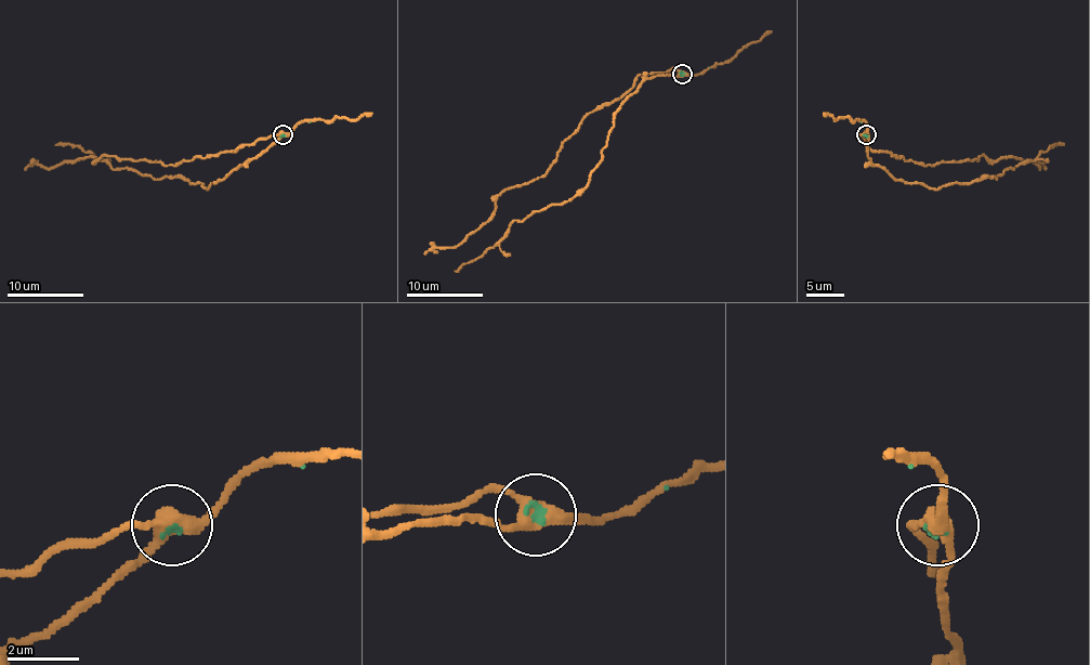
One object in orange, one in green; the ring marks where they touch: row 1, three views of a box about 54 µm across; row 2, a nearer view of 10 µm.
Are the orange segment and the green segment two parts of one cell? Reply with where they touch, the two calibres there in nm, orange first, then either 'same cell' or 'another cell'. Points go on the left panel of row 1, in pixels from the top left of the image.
place (283, 134); calibres 400 and 130 nm; same cell

